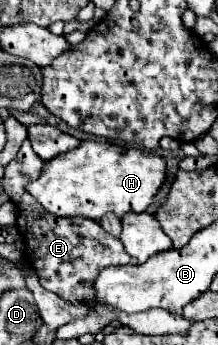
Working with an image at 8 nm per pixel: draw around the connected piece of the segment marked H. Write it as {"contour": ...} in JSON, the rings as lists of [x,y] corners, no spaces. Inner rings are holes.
{"contour":[[[83,141],[73,153],[65,153],[65,157],[57,157],[57,161],[47,161],[41,177],[33,183],[29,183],[29,193],[53,215],[61,217],[89,217],[89,219],[101,219],[105,213],[115,213],[117,217],[123,217],[125,213],[143,213],[153,201],[159,189],[167,181],[167,163],[163,157],[143,151],[137,147],[125,147],[115,143],[97,143],[97,141]]]}

